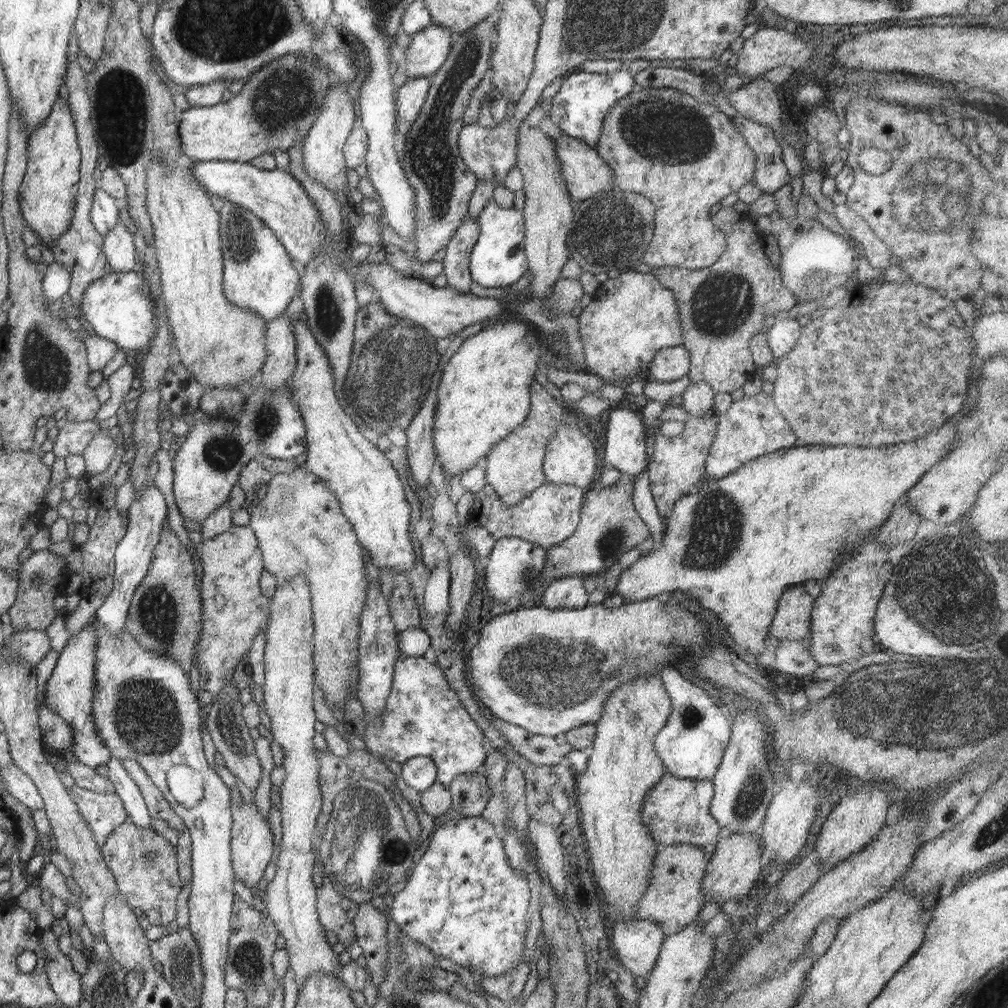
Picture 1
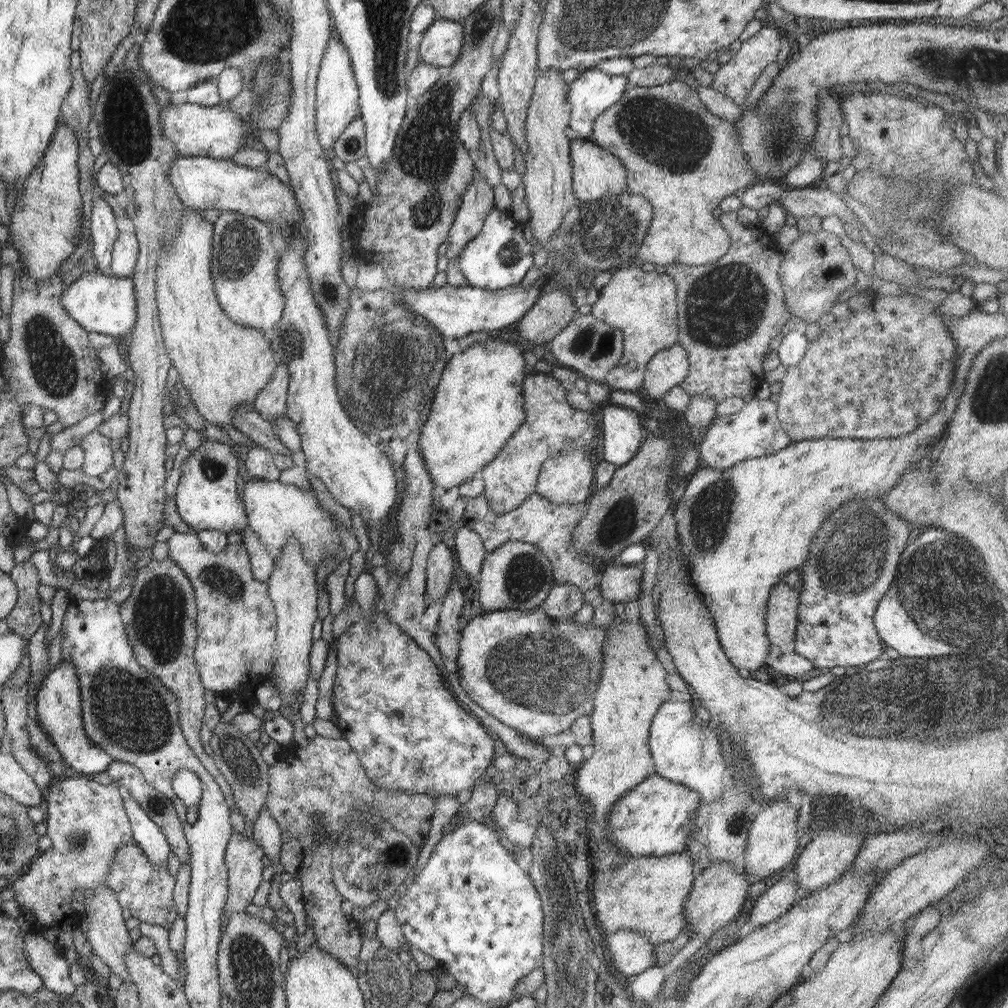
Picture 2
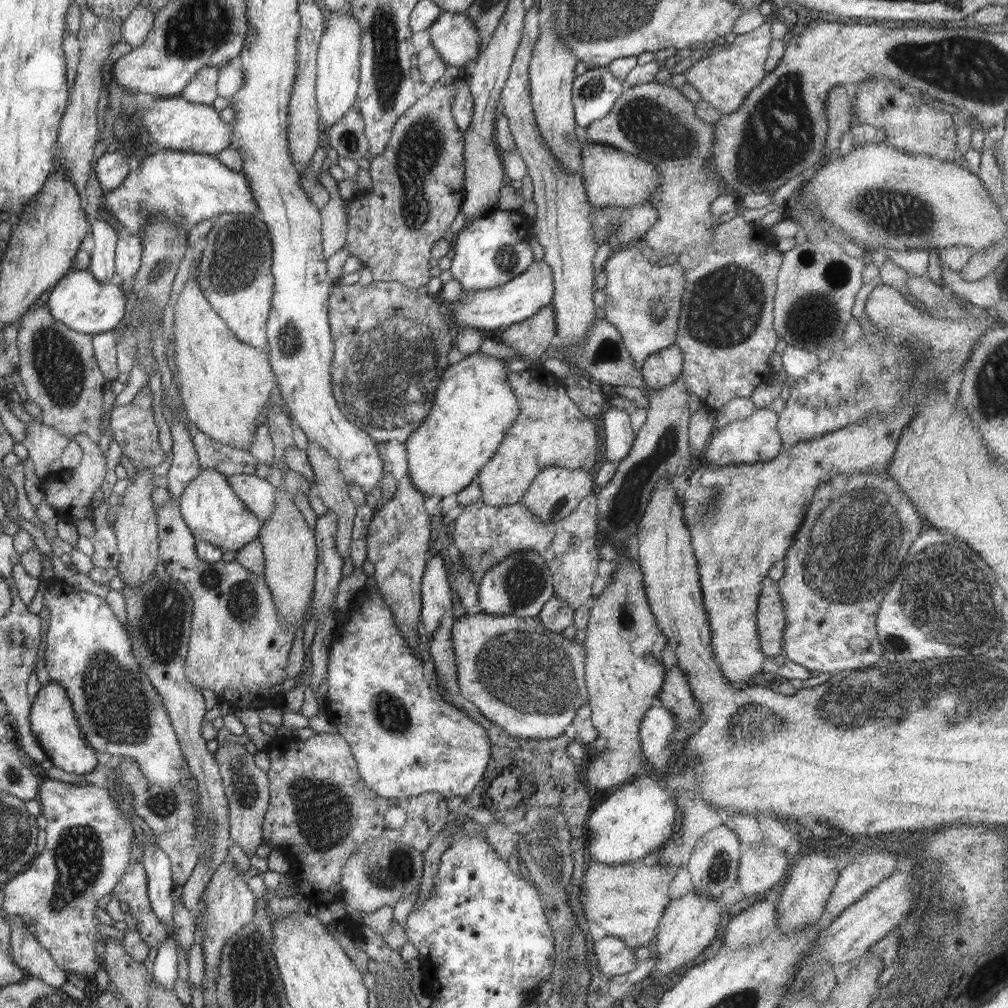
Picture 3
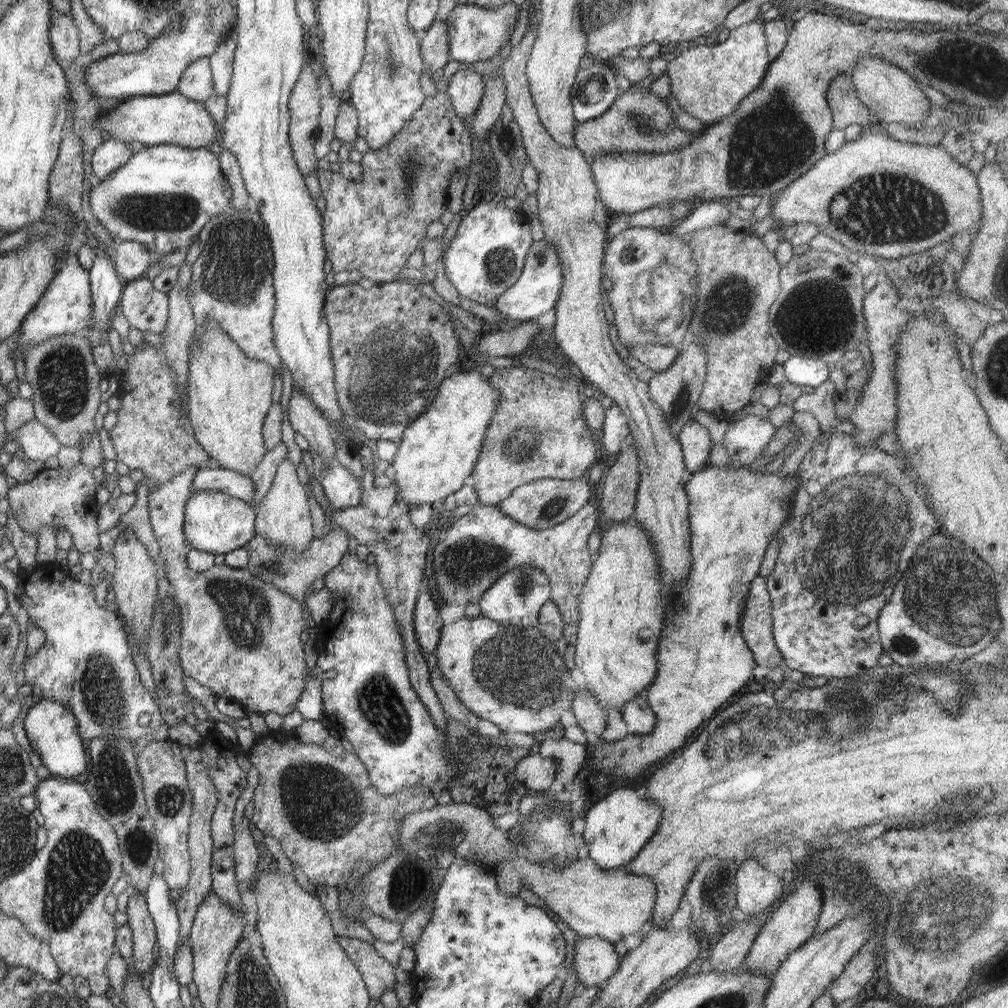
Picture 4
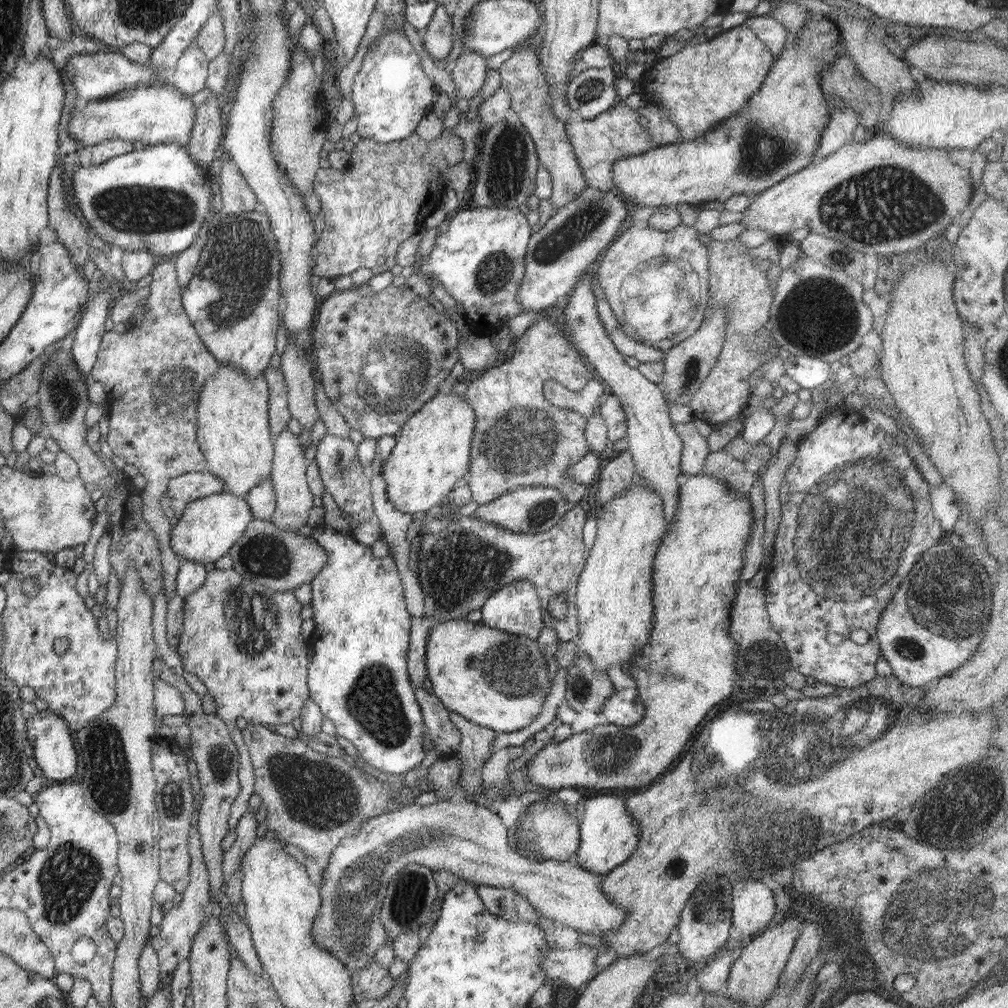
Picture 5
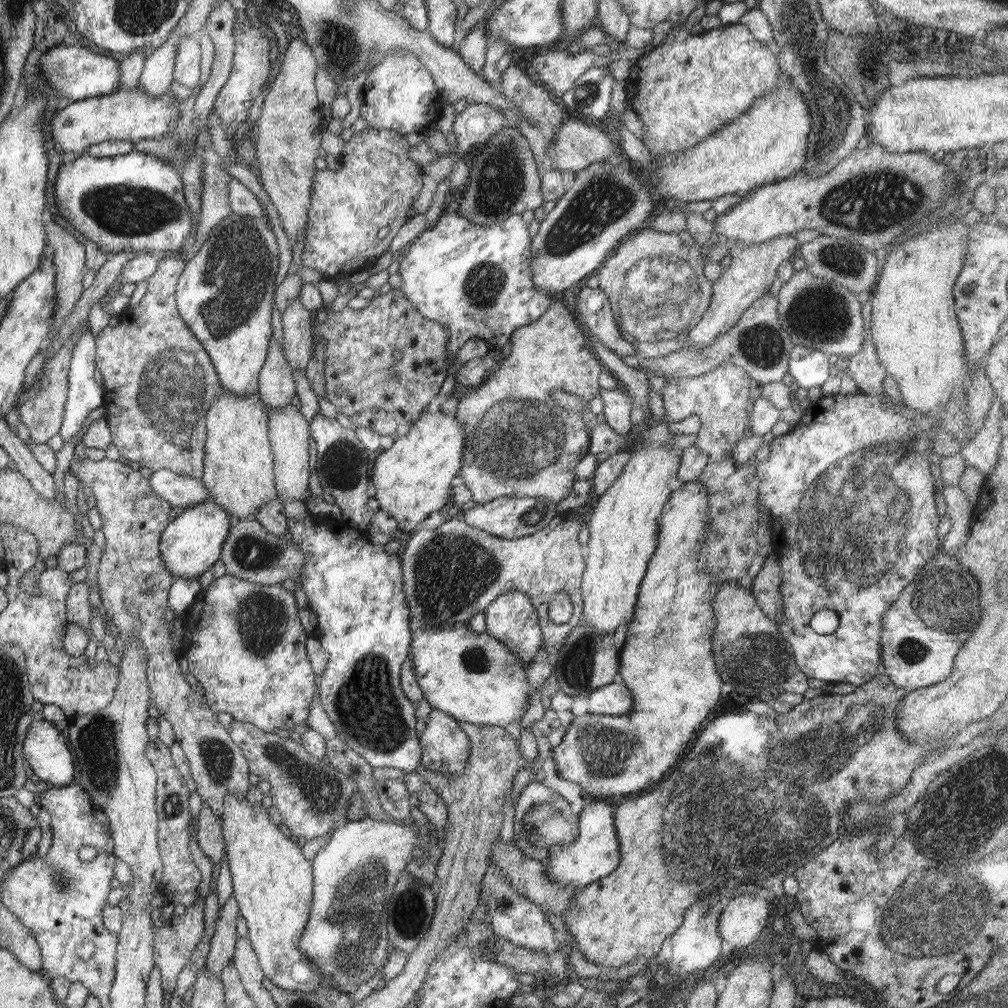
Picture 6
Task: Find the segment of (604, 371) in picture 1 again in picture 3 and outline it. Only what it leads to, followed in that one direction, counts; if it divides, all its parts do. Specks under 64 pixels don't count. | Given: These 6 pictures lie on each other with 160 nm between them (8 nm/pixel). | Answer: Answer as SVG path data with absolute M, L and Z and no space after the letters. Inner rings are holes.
M642 241L611 252L605 261L606 294L602 307L606 320L617 328L624 346L641 370L643 360L659 350L676 344L682 297L686 284L684 267L676 261L665 266L648 259Z

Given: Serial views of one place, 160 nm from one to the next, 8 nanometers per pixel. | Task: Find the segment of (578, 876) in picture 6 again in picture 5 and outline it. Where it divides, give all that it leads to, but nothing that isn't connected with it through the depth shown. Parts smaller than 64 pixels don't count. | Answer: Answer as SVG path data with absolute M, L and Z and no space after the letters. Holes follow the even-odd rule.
M592 796L586 799L584 817L579 823L581 842L576 852L578 867L605 875L630 858L639 841L640 829L627 811L625 800L618 796Z

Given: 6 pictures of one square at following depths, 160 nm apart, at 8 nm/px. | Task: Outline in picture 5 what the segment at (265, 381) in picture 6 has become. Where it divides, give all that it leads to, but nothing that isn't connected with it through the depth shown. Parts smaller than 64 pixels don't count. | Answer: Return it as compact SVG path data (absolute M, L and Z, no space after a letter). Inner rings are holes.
M271 365L263 372L269 387L269 421L274 436L287 428L291 412L287 401L287 390L284 375L280 369Z

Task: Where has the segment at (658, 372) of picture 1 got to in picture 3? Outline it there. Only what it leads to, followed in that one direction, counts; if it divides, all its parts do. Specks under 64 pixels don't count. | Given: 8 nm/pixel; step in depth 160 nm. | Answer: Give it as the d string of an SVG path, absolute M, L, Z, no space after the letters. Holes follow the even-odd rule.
M677 344L650 354L643 360L641 373L652 390L662 390L674 384L683 374L683 354Z

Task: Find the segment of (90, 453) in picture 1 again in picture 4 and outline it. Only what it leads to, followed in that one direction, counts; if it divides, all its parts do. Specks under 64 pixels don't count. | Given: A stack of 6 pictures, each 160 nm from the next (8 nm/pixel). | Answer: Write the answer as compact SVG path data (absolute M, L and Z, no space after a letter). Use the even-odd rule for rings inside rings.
M82 463L71 469L46 469L25 482L17 483L7 493L9 509L19 527L37 539L41 526L47 524L55 532L66 530L70 533L73 544L80 554L95 552L100 545L98 538L97 516L100 504L96 502L96 480L92 469Z

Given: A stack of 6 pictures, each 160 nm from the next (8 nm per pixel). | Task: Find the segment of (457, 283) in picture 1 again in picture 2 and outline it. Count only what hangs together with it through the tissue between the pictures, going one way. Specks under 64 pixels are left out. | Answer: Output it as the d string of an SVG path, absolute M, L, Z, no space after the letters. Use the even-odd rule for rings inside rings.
M475 171L470 186L461 196L460 206L449 230L446 252L449 261L458 258L468 242L480 234L485 218L493 208L494 189Z

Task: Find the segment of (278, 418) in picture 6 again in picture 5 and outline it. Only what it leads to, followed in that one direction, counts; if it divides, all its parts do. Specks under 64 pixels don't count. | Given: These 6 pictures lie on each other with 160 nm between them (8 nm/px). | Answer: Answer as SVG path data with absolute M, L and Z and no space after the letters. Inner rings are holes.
M288 428L273 437L273 469L271 470L271 481L275 490L277 502L274 514L270 522L280 527L282 531L299 530L306 526L306 519L312 509L314 495L310 493L308 482L306 481L306 467L308 460L302 451L298 437Z

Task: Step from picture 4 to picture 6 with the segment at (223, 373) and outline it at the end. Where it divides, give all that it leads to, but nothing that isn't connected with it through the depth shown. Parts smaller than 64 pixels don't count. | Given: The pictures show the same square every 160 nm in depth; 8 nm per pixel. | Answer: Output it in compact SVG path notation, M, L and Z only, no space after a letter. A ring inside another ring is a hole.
M223 391L223 394L209 408L205 415L208 437L206 442L206 457L203 476L200 478L207 491L211 494L210 498L234 520L243 521L252 519L260 510L263 504L278 498L278 489L274 482L274 455L272 452L269 437L268 415L263 409L259 393L250 396L236 396L230 391Z

